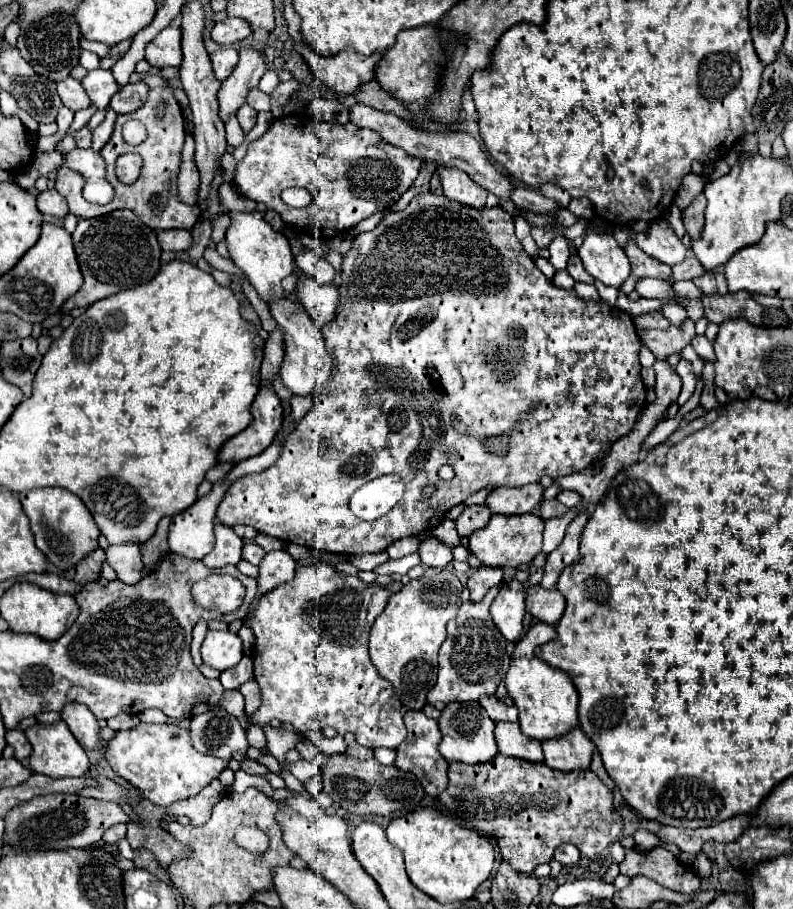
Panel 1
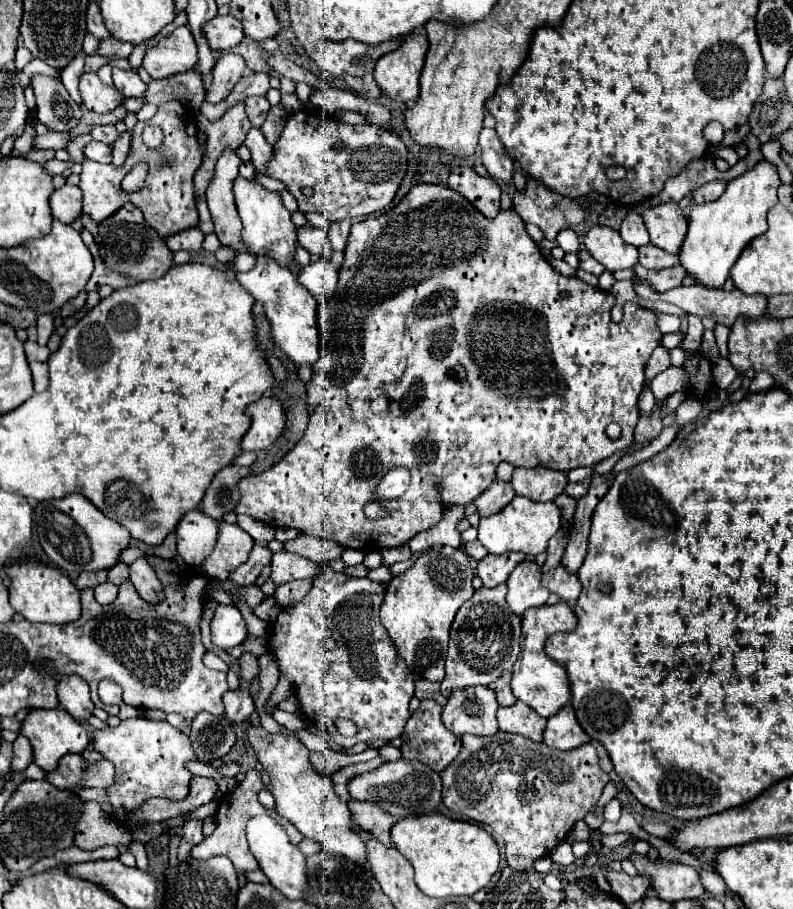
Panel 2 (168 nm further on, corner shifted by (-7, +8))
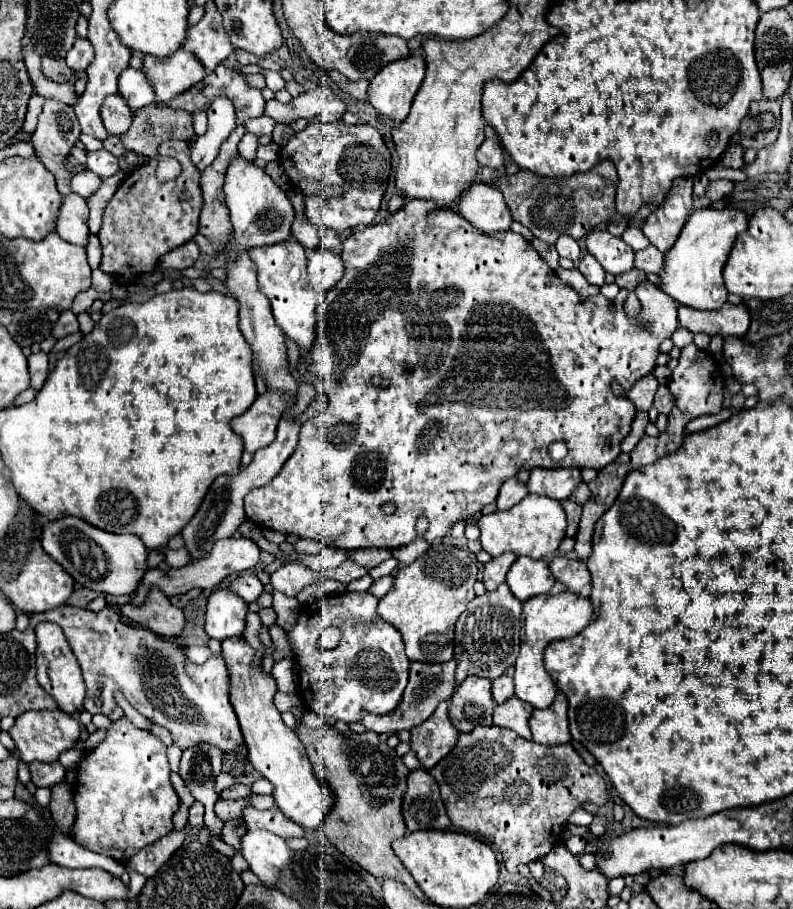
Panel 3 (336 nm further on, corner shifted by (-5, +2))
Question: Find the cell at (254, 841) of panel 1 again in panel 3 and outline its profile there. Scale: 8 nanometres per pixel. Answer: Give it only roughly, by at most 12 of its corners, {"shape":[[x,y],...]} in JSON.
{"shape":[[249,830],[239,850],[273,888],[291,850],[269,830]]}

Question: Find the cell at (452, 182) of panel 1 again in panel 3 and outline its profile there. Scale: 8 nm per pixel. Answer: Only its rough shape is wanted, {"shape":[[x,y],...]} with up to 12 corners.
{"shape":[[475,182],[455,208],[485,234],[507,232],[511,212],[499,194]]}

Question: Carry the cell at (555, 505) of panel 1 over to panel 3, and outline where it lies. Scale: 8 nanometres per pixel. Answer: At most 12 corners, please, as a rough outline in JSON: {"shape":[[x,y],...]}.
{"shape":[[563,500],[567,512],[567,536],[575,536],[581,520],[581,506]]}

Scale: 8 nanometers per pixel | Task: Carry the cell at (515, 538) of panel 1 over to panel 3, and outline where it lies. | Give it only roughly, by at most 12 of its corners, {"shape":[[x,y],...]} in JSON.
{"shape":[[527,494],[477,520],[491,556],[547,558],[565,538],[561,502]]}

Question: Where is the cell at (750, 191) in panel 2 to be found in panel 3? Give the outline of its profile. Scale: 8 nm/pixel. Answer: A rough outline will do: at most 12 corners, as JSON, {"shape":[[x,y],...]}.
{"shape":[[695,210],[665,252],[659,290],[679,306],[727,302],[721,270],[741,210]]}

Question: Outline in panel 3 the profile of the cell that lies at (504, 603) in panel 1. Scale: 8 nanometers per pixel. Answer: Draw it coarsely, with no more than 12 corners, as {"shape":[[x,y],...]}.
{"shape":[[519,556],[507,572],[515,598],[553,588],[545,560]]}

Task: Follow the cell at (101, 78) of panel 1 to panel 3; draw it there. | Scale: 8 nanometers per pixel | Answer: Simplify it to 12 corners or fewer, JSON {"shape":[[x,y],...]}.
{"shape":[[125,68],[117,84],[133,110],[155,100],[143,70]]}

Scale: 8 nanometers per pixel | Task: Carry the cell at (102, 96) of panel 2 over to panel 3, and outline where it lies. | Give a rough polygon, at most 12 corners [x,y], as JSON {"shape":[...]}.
{"shape":[[119,94],[105,98],[101,118],[111,136],[123,136],[133,120]]}

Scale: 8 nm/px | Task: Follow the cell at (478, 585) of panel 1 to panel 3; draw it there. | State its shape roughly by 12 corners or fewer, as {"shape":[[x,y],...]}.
{"shape":[[511,552],[491,558],[483,570],[483,584],[495,590],[517,556]]}

